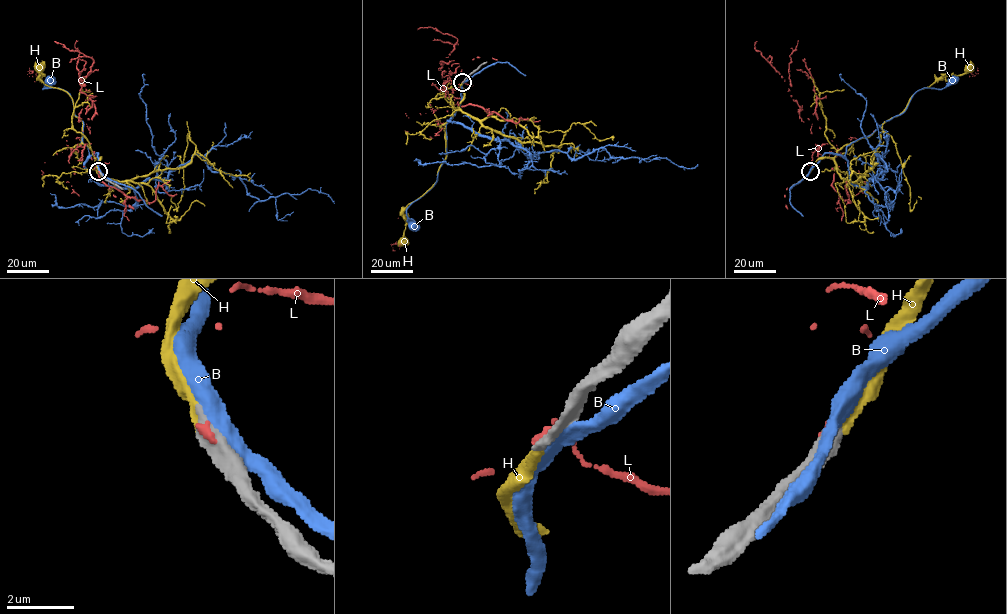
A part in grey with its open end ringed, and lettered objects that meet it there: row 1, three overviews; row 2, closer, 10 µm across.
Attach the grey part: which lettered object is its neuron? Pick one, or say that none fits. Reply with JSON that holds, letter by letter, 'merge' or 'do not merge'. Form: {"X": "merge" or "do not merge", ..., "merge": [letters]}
{"B": "do not merge", "H": "merge", "L": "do not merge", "merge": ["H"]}

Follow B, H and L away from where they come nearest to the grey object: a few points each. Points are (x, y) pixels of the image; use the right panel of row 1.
B: (809, 172), (825, 153), (843, 156), (852, 142), (870, 136), (901, 114), (918, 90), (942, 89), (953, 78)
H: (810, 171), (819, 158), (833, 157), (899, 114), (916, 91), (949, 74), (962, 75), (968, 67)
L: (809, 172), (823, 144), (831, 151), (838, 148), (977, 68)

